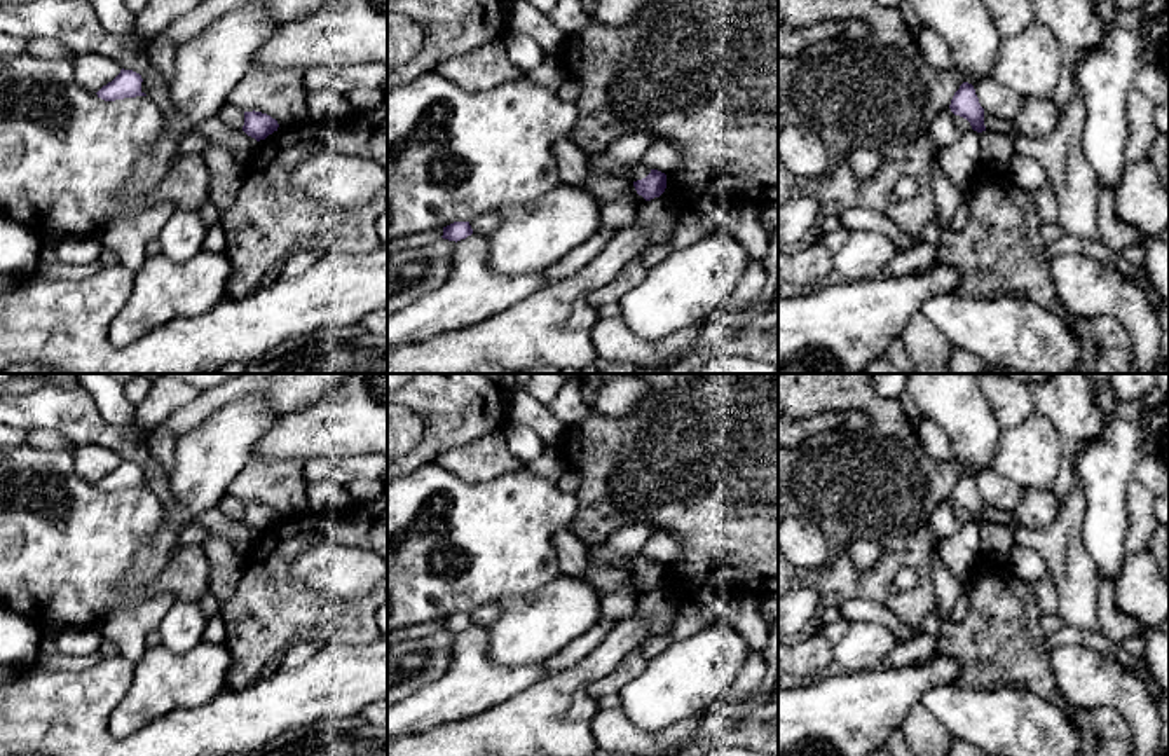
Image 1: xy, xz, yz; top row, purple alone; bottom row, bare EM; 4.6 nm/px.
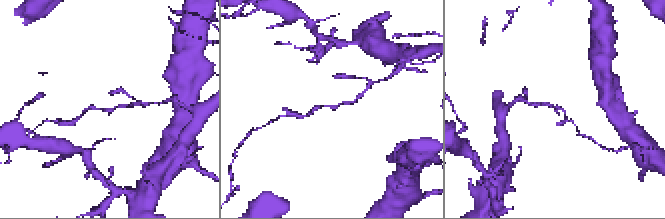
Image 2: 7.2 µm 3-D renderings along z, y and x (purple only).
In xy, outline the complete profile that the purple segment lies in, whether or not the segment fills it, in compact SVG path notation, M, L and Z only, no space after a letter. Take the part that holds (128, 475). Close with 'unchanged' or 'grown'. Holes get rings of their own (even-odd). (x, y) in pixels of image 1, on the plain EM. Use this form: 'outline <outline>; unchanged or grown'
outline M122 459L120 464L112 473L103 477L96 485L105 492L147 487L141 482L141 473L143 470L140 464Z; unchanged

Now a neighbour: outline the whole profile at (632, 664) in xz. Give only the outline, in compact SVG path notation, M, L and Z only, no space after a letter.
M639 646L625 655L616 669L612 669L604 677L593 681L588 688L588 695L598 700L602 697L619 693L626 683L642 674L646 665L647 660L642 655L642 646Z

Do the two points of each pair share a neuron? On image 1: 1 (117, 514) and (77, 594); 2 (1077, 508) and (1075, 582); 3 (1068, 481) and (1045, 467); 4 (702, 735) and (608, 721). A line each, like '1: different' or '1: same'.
1: same
2: same
3: different
4: different

